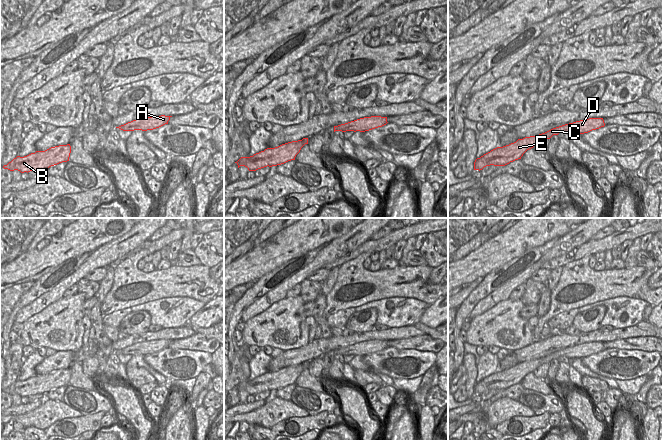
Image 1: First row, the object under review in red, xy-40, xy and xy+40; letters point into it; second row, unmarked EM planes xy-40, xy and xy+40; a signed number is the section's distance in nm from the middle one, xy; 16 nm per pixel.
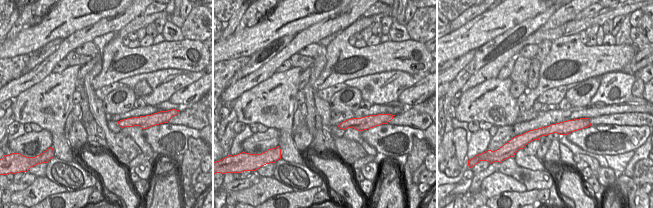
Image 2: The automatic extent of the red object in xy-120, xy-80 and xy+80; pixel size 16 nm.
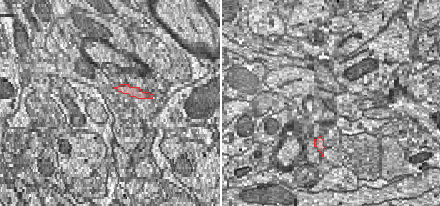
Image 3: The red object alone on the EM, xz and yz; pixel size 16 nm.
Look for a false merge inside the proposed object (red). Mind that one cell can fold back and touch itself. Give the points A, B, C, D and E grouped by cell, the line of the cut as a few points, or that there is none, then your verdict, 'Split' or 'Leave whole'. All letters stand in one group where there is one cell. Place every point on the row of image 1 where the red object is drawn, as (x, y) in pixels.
Groups: A B C D E. No split. Leave whole

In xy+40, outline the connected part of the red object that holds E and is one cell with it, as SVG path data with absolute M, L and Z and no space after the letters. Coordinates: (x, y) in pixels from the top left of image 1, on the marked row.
M589 118L553 128L545 133L518 139L516 142L503 147L497 147L477 158L474 162L474 170L482 170L486 166L505 166L510 162L521 159L523 154L544 139L550 139L553 135L565 132L569 135L584 134L592 130L604 127L603 118Z

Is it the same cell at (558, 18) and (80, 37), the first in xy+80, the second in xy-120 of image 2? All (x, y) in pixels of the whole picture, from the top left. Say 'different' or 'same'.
same

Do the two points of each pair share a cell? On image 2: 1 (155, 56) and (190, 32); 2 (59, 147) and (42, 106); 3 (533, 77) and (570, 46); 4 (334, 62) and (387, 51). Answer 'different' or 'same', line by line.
1: different
2: same
3: different
4: same

